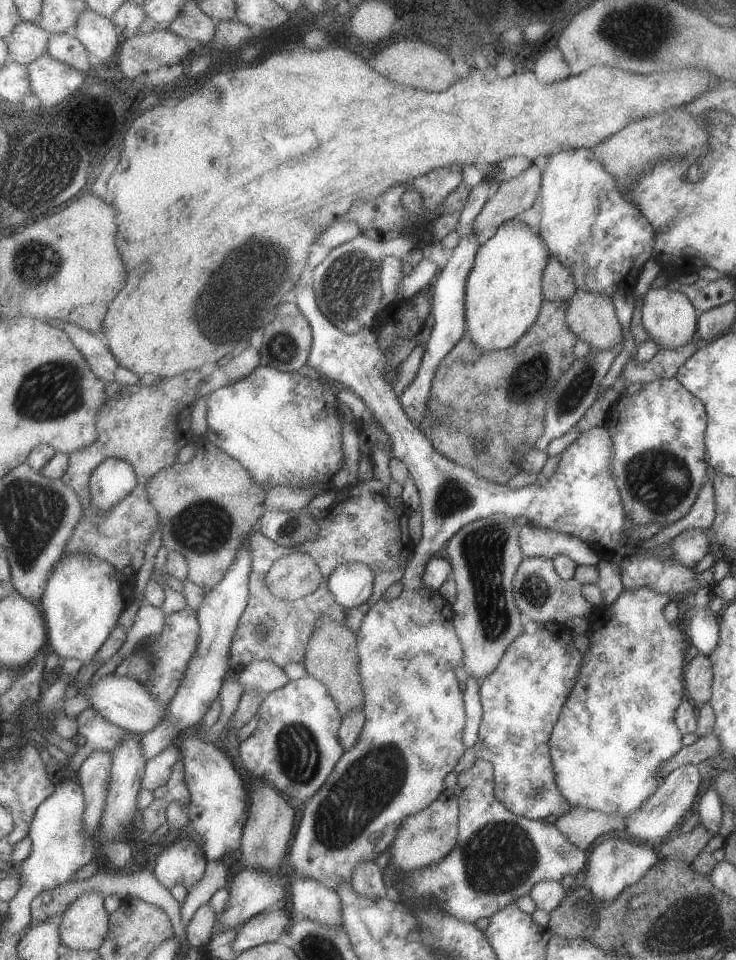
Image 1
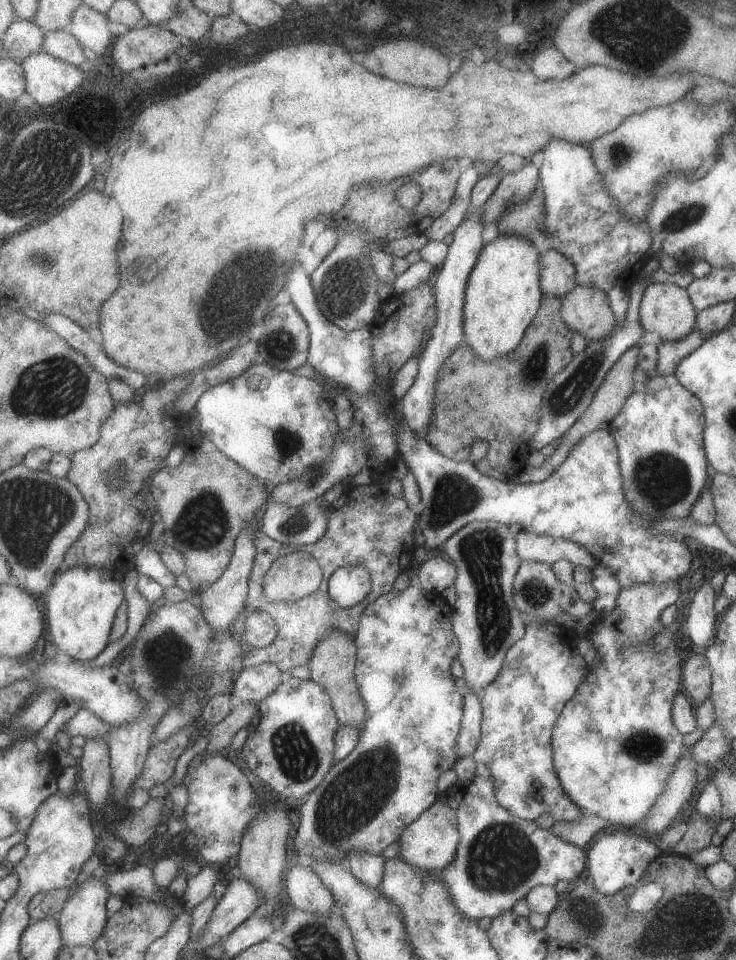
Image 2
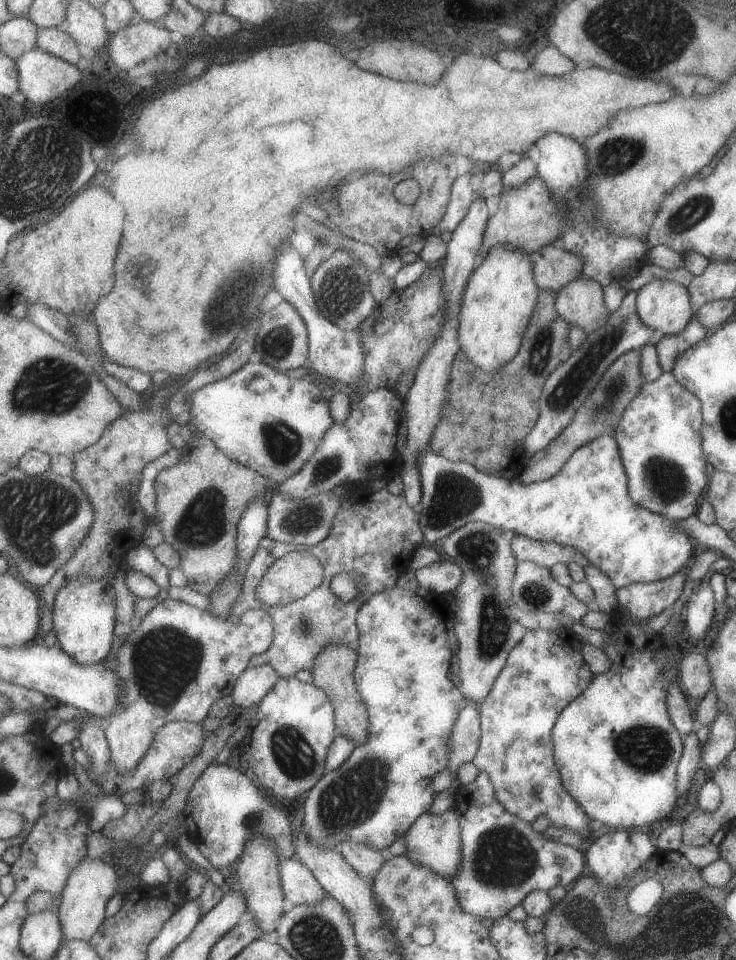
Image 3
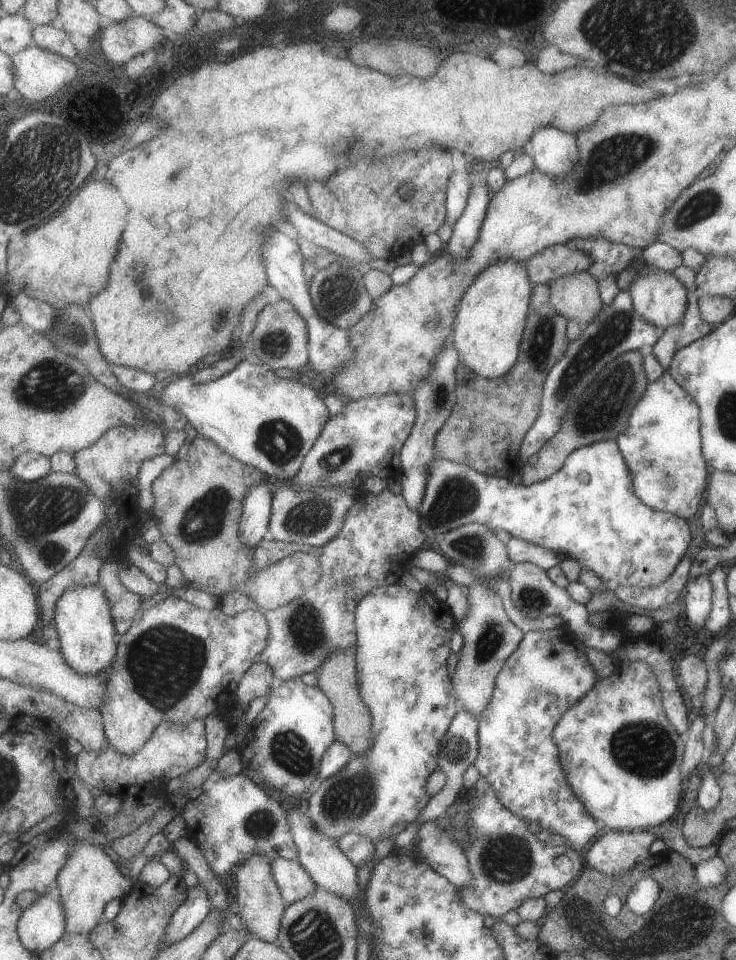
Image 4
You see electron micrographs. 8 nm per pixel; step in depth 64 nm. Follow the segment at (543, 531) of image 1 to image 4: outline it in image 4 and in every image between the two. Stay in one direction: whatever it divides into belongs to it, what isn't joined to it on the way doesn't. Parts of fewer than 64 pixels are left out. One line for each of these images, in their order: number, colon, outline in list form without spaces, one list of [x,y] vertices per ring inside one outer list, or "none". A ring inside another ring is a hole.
2: [[[521,530],[517,538],[519,538],[519,556],[523,556],[523,562],[531,560],[555,566],[559,560],[569,560],[575,566],[585,566],[589,570],[595,570],[599,566],[595,554],[589,554],[589,550],[579,542],[567,538],[539,536],[529,530]]]
3: [[[515,534],[513,548],[515,548],[515,556],[519,558],[519,562],[537,562],[545,568],[555,568],[557,564],[569,564],[569,562],[577,562],[583,568],[593,566],[593,562],[581,550],[567,546],[567,544],[541,542],[529,536]]]
4: [[[511,538],[507,548],[515,564],[537,564],[545,568],[547,572],[555,568],[557,564],[561,564],[565,558],[569,558],[563,552],[557,552],[557,550],[551,550],[551,548],[545,548],[527,540],[519,540],[519,538]]]

